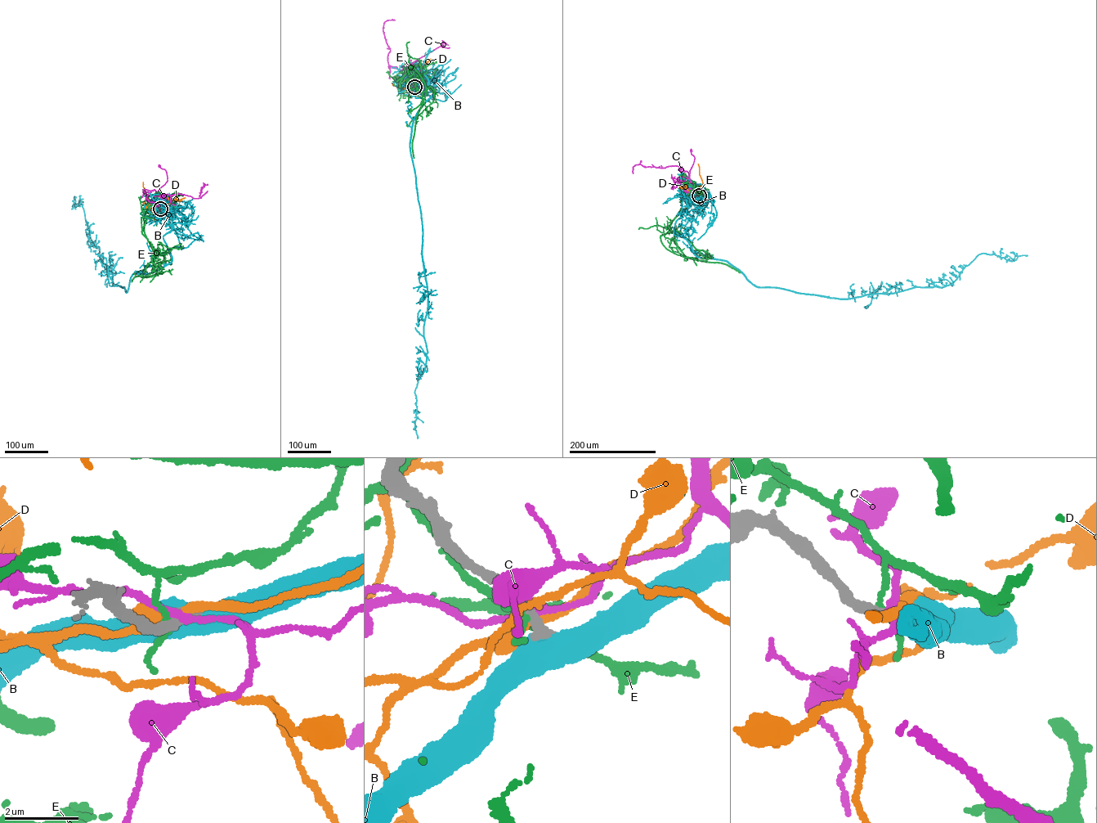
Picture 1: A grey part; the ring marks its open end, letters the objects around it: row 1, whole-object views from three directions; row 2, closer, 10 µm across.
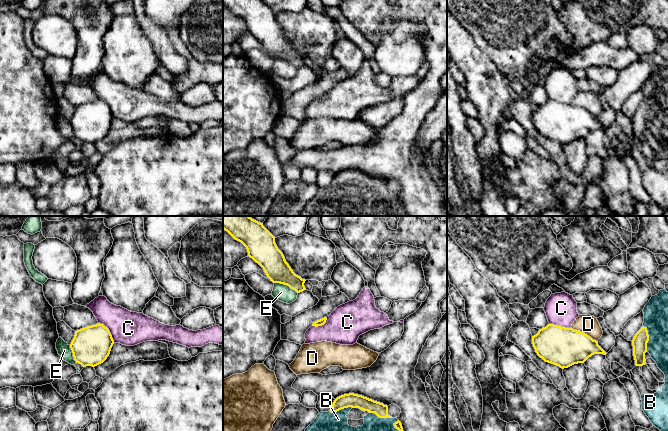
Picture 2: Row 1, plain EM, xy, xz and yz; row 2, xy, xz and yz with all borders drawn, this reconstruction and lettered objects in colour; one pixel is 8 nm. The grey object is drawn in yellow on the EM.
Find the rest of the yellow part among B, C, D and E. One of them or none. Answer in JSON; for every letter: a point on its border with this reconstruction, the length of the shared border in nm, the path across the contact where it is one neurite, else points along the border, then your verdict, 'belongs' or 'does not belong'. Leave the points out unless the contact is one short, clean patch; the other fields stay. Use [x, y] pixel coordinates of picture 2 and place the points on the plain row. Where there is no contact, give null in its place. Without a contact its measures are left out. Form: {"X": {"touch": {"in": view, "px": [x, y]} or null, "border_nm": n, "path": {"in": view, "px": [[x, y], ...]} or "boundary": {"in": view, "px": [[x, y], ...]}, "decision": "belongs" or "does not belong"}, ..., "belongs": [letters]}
{"B": {"touch": {"in": "yz", "px": [648, 114]}, "border_nm": 220, "decision": "belongs"}, "C": {"touch": {"in": "xy", "px": [109, 107]}, "border_nm": 220, "boundary": {"in": "xy", "px": [[98, 98], [108, 105], [114, 118]]}, "decision": "does not belong"}, "D": {"touch": {"in": "yz", "px": [584, 109]}, "border_nm": 240, "boundary": {"in": "yz", "px": [[571, 103], [586, 109], [597, 117]]}, "decision": "does not belong"}, "E": {"touch": {"in": "xz", "px": [286, 60]}, "border_nm": 220, "decision": "does not belong"}, "belongs": ["B"]}

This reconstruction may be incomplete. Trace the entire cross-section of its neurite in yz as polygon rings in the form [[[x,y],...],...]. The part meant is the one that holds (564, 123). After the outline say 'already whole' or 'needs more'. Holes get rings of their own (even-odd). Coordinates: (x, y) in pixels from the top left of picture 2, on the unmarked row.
[[[548,100],[545,104],[539,105],[538,109],[532,112],[532,120],[540,134],[562,145],[568,144],[574,140],[584,139],[594,130],[607,130],[598,121],[598,117],[593,116],[587,110],[573,106],[572,104],[565,104],[554,100]]]; already whole

